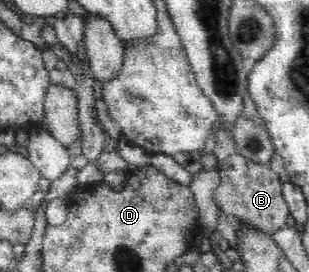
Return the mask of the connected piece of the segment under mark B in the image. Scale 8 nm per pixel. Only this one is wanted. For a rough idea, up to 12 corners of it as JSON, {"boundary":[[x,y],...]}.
{"boundary":[[238,154],[220,163],[215,202],[274,234],[291,214],[269,165]]}

